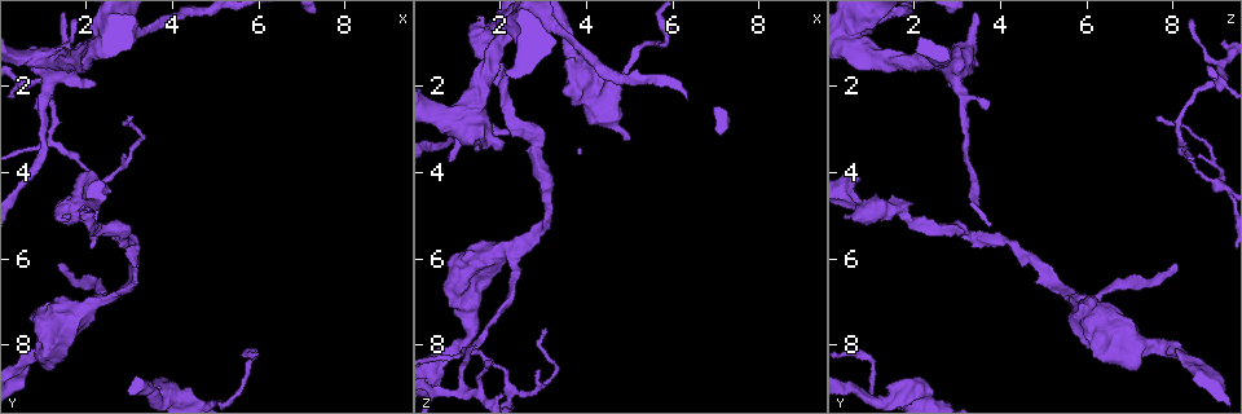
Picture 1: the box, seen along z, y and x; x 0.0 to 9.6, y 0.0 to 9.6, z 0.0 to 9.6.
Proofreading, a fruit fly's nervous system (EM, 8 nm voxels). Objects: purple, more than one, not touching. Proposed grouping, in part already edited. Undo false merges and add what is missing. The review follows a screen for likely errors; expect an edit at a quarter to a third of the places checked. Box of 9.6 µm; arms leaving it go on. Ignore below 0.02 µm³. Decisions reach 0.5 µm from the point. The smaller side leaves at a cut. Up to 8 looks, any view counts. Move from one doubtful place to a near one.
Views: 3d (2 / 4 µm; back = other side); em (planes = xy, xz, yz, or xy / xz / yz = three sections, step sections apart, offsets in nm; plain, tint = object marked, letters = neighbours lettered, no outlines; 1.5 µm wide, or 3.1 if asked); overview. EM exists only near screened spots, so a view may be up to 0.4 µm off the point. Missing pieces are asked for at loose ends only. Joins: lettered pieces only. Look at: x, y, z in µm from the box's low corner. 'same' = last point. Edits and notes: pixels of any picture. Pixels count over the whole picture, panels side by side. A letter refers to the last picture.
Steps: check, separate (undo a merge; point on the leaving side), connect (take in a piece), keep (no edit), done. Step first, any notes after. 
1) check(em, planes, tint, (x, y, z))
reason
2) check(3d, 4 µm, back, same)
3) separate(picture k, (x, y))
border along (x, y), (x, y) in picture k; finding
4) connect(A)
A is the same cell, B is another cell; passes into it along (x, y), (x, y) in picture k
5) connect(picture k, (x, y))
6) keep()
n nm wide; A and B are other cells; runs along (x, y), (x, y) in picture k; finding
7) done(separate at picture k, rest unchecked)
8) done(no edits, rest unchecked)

check(em, planes, letters, (1.20, 3.35, 8.25))
three-way junction

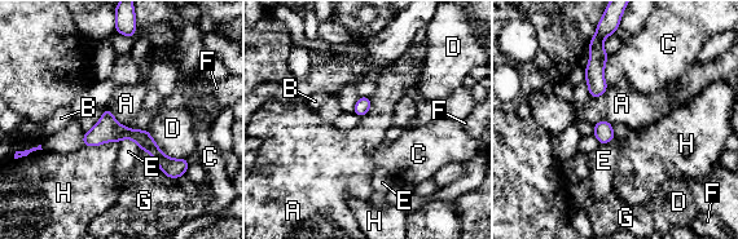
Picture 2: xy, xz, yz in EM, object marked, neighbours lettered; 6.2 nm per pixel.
keep()
A, B, C, D, E, F, G and H are other cells; border along (119, 141), (131, 138), (140, 147) in picture 2; one neuron here

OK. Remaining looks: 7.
check(em, xy, step 8, tint, (1.45, 6.15, 8.15))
thin end

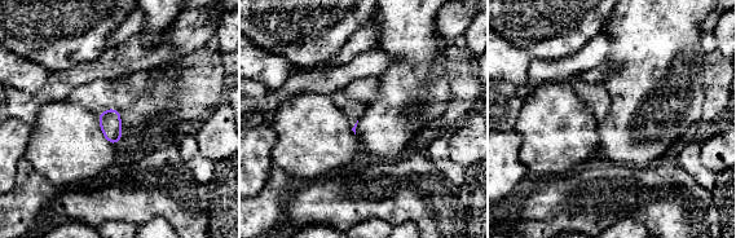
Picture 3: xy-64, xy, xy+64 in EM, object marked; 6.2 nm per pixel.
check(em, yz, step 4, letters, same)
another direction

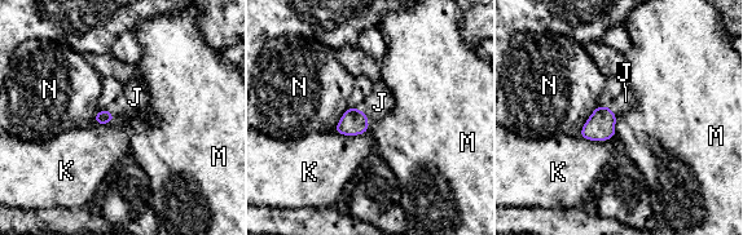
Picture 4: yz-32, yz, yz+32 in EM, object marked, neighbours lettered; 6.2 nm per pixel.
connect(J)
J is the same cell, K, M and N are other cells; passes into it along (354, 122), (365, 116), (379, 102) in picture 4; it goes on there

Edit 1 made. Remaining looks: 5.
check(overview)

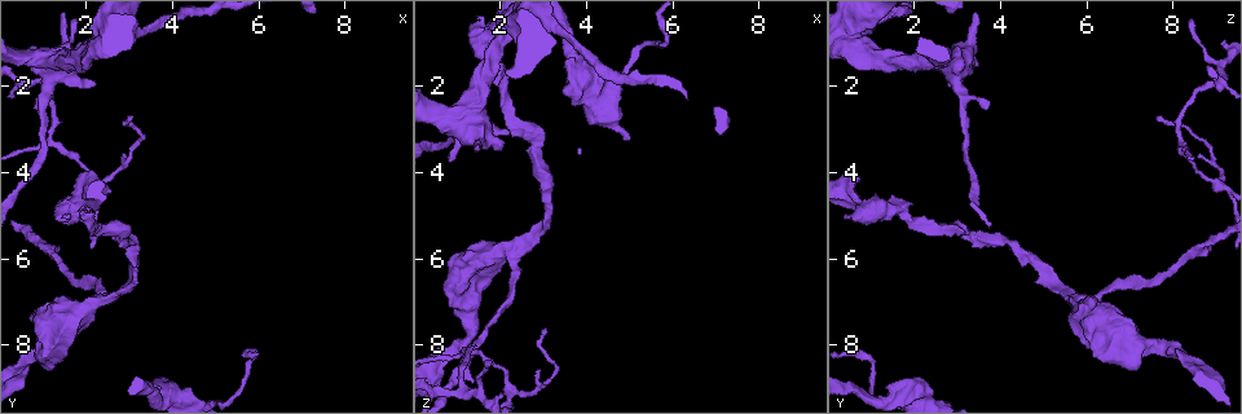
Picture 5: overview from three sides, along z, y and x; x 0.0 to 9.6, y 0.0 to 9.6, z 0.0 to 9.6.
check(em, planes, letters, (3.30, 0.80, 0.65))

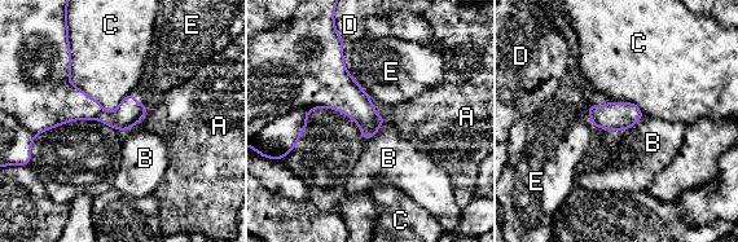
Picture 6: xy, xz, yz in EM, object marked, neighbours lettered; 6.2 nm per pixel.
separate(picture 6, (277, 139))
A, B, C, D and E are other cells; border along (317, 105), (301, 105), (281, 117) in picture 6; a second neuron is stuck on

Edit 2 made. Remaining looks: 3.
done(connect at picture 4, separate at picture 6, rest unchecked)

